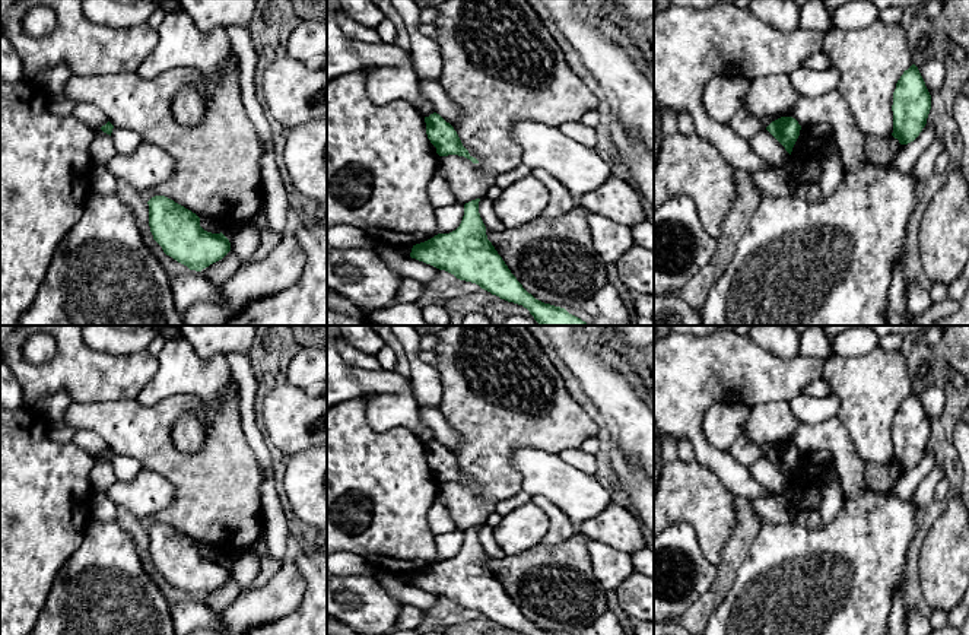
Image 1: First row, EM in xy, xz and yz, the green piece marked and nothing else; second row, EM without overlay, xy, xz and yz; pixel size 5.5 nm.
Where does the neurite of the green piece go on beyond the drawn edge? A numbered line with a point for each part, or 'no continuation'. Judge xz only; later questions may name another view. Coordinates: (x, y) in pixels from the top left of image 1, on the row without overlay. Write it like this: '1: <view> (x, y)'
no continuation

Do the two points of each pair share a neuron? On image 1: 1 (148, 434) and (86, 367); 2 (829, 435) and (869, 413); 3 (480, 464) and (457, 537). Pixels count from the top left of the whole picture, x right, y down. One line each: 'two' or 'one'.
1: two
2: two
3: two

